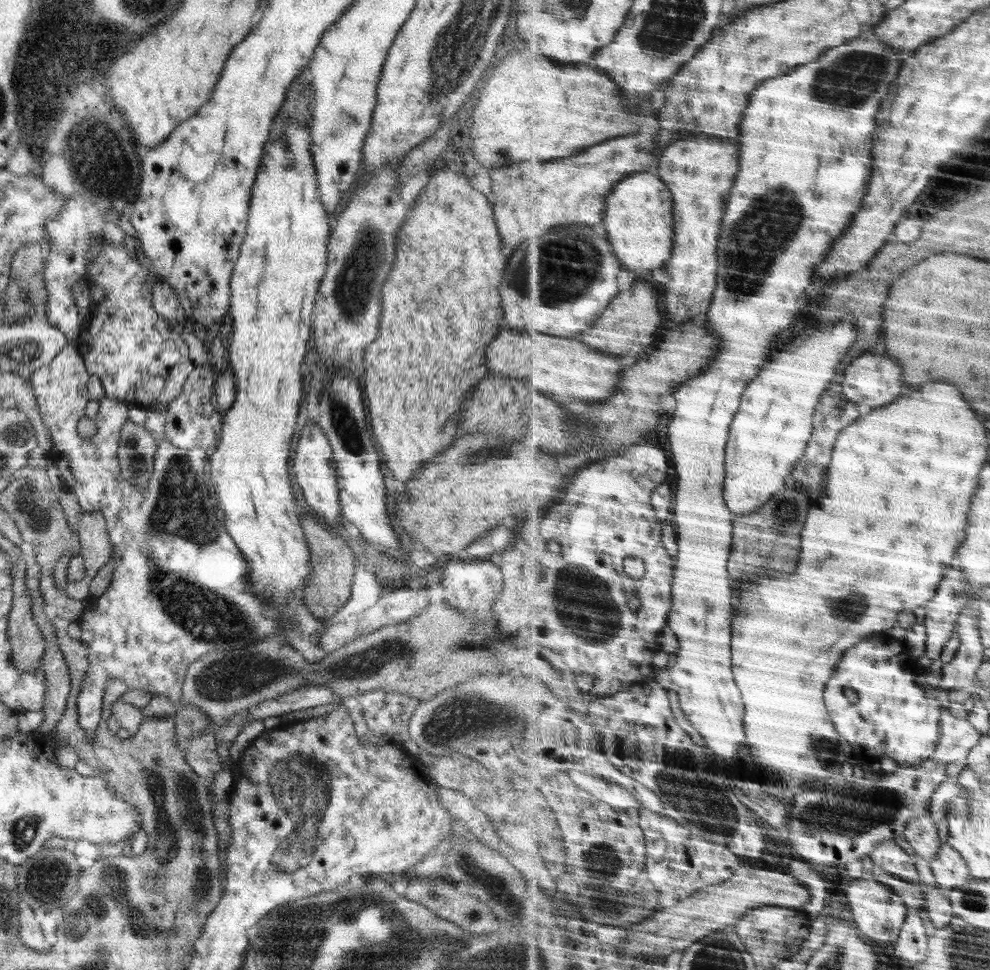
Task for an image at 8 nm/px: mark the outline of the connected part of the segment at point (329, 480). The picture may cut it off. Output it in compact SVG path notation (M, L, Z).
M317 423L314 424L314 427L304 427L304 430L300 431L300 438L296 444L296 454L292 458L292 475L302 488L302 496L306 499L308 506L318 513L321 521L334 530L336 523L343 518L338 496L337 474L330 441Z

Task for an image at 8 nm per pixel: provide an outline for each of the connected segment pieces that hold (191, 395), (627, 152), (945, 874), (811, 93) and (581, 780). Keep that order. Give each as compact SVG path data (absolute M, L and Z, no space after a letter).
M210 364L197 366L190 372L180 394L167 403L168 408L166 410L161 412L148 411L141 406L130 404L129 420L151 432L158 443L165 438L166 441L170 441L178 448L203 448L207 452L207 456L210 456L208 450L216 444L216 440L221 434L222 425L220 415L212 404L214 383L214 372L212 372Z
M636 134L598 144L566 160L522 161L488 170L494 196L494 220L504 251L509 253L522 242L540 239L564 224L590 224L592 227L600 224L606 214L608 194L634 172L650 170L656 164L656 148L656 134Z
M948 842L943 844L941 853L931 864L942 888L960 888L972 880L969 862Z
M872 36L872 38L858 38L858 40L854 40L854 42L848 42L846 46L838 46L838 48L834 48L834 50L828 49L828 52L826 54L823 54L822 57L820 57L817 61L811 62L810 64L806 64L806 66L799 66L798 70L794 70L792 74L788 74L788 76L783 76L782 78L776 78L774 80L770 80L770 82L766 82L766 86L759 86L758 87L758 94L754 94L754 98L752 98L752 104L750 104L749 108L750 110L746 111L746 122L742 123L742 174L738 176L737 178L737 184L734 186L732 192L734 192L734 196L729 198L729 204L730 208L728 208L728 212L730 214L725 214L726 222L725 229L722 230L722 238L720 243L720 268L718 270L718 278L719 278L719 285L718 285L718 291L716 294L716 300L714 300L714 306L712 306L712 310L710 310L710 324L714 326L714 330L716 332L720 332L722 336L724 336L724 352L722 352L722 356L718 356L716 358L716 364L712 366L712 370L708 370L706 374L702 374L702 376L698 376L698 378L694 378L694 380L690 380L690 382L686 382L682 388L680 388L680 392L676 394L676 398L678 398L678 412L676 412L676 418L674 418L674 422L672 422L672 428L670 428L670 438L669 442L671 443L671 453L674 453L676 455L676 466L678 466L677 470L679 472L679 487L677 488L677 498L673 502L673 507L675 509L675 516L674 516L674 522L676 525L676 528L678 529L679 533L679 553L677 556L677 572L675 573L675 583L673 586L673 609L669 616L669 626L673 629L673 632L678 636L681 642L681 651L678 652L677 661L674 665L663 668L662 670L658 670L656 672L656 678L655 680L658 681L664 688L667 688L668 690L676 690L678 694L680 694L680 698L682 698L682 708L686 710L686 714L688 714L688 718L694 722L694 726L702 732L702 736L708 740L708 745L712 750L716 750L720 756L724 756L726 758L726 762L730 764L730 762L734 762L734 758L738 756L738 752L742 750L742 746L746 744L746 730L744 730L744 716L746 716L746 706L744 706L744 698L742 698L742 690L738 688L738 684L736 684L736 680L734 680L734 664L732 664L732 628L733 628L733 618L736 616L734 612L737 612L736 603L735 600L735 588L733 587L733 575L730 574L730 562L731 562L731 556L733 553L733 544L734 544L734 533L735 533L735 514L733 513L733 510L730 510L729 504L727 503L726 497L725 497L725 488L727 487L726 479L727 479L727 449L729 448L730 444L730 428L732 428L732 422L734 422L734 418L736 418L736 414L740 412L740 404L742 404L742 396L744 396L744 392L746 392L746 388L750 386L750 382L762 372L762 368L770 362L770 348L772 348L772 338L776 338L778 334L774 334L774 332L782 332L782 330L788 330L792 324L794 324L794 320L796 320L796 316L800 314L800 310L802 308L796 308L796 292L798 292L798 298L808 298L808 288L812 286L812 278L814 278L814 274L817 274L816 266L821 265L821 262L824 262L826 258L828 258L828 250L832 250L832 246L834 246L834 242L846 232L846 228L850 226L850 222L854 220L854 214L862 208L862 200L864 200L864 196L866 196L866 192L868 192L868 186L870 186L870 176L872 176L872 164L874 164L874 158L872 158L872 146L874 146L874 134L876 134L876 130L878 130L878 112L880 112L880 104L882 104L882 100L884 100L884 96L888 96L892 90L890 90L890 86L894 84L894 80L898 78L898 70L902 68L902 60L896 60L898 56L908 56L904 55L902 52L897 52L897 50L891 50L891 47L889 46L888 42L882 42L882 39L878 36Z
M570 772L570 776L574 778L574 782L580 788L590 790L594 796L612 804L614 808L628 810L628 808L638 808L640 806L640 800L628 788L624 788L620 784L614 784L614 782L608 782L608 780L602 780L602 778L592 778L592 776L582 774L582 772Z

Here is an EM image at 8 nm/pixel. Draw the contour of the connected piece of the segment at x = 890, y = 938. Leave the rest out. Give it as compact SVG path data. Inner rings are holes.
M854 880L848 890L848 898L854 906L852 912L856 916L856 922L864 934L878 942L896 942L900 938L900 932L908 918L908 906L904 898L898 896L890 886L878 880Z

